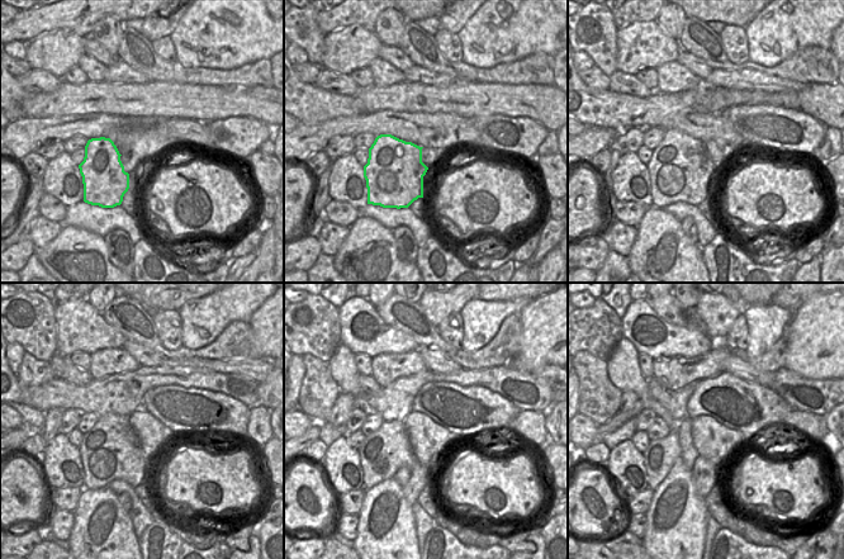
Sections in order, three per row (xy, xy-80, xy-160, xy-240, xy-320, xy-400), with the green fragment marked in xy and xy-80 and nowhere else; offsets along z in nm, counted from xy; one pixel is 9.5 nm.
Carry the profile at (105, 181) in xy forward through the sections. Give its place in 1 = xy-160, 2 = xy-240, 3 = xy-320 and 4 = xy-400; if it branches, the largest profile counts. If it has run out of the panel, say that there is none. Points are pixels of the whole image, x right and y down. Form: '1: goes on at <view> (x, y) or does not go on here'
1: goes on at xy-160 (681, 170)
2: goes on at xy-240 (110, 450)
3: goes on at xy-320 (383, 453)
4: goes on at xy-400 (660, 454)

